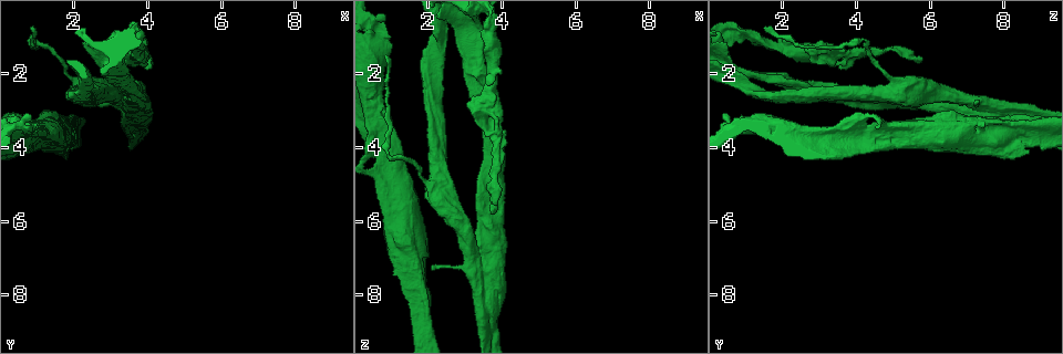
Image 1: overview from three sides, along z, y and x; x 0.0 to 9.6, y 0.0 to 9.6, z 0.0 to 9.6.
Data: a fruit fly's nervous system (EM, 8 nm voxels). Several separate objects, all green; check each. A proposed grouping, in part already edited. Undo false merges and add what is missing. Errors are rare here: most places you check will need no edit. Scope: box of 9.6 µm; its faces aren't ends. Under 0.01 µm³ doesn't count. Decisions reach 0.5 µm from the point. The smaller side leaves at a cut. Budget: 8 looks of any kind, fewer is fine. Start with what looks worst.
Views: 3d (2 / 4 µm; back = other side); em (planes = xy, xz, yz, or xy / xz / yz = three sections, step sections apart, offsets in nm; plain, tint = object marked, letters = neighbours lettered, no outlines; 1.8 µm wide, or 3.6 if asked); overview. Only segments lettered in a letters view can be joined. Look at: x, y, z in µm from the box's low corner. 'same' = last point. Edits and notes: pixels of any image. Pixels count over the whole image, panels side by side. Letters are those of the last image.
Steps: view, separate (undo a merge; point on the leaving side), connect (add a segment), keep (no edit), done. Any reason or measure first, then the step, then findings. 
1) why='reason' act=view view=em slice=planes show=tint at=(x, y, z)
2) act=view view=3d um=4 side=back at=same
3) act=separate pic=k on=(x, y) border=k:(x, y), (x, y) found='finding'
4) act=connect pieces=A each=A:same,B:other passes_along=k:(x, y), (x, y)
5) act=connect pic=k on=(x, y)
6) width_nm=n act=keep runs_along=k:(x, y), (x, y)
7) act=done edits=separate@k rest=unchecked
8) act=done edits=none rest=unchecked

why='narrows sharply' act=view view=em slice=xz step=16 show=tint at=(3.35, 2.90, 7.30)

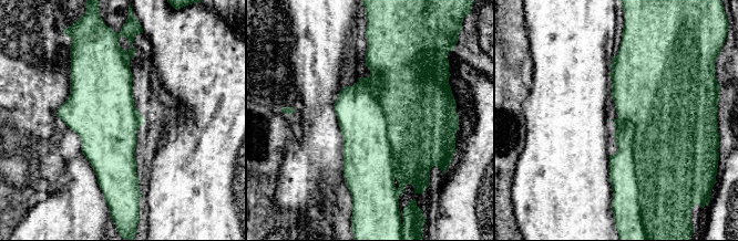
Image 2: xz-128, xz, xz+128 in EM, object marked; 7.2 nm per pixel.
act=view view=em slice=planes show=letters at=same

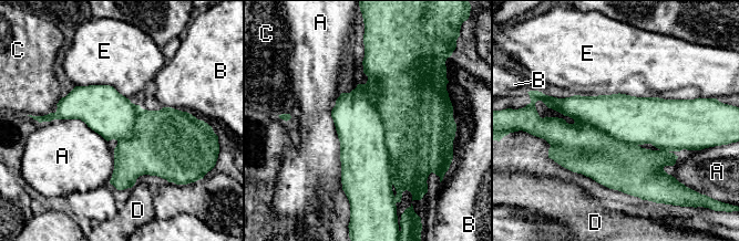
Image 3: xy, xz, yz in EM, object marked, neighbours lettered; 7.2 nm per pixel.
act=separate pic=3 on=(365, 161) each=A:other,B:other,C:other,D:other,E:other part_leaving=3:(553, 104), (625, 118), (683, 118) found='a second neuron is stuck on'

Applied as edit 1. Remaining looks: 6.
act=view view=overview

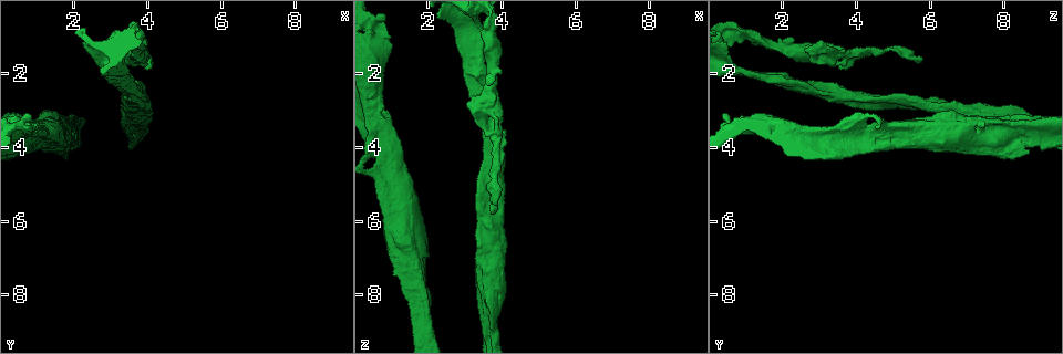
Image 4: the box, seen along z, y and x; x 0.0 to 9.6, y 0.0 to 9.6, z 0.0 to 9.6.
act=view view=em um=3.6 slice=xz step=8 show=letters at=(3.70, 1.55, 5.85)

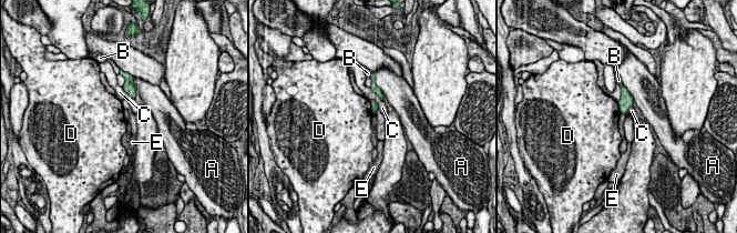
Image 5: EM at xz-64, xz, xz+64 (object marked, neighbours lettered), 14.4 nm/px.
act=view view=em um=3.6 slice=planes show=letters at=same

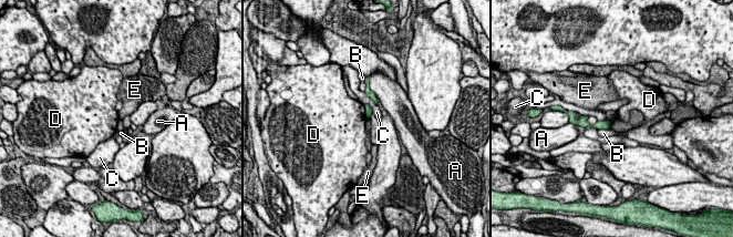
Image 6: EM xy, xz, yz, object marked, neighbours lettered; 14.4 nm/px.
width_nm=90 act=keep each=A:other,B:other,C:other,D:other,E:other runs_along=6:(582, 120), (587, 124), (607, 126) found='no lettered segment goes on from it'

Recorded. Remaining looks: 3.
why='sudden change in width' act=view view=3d um=4 at=(1.50, 3.55, 7.00)

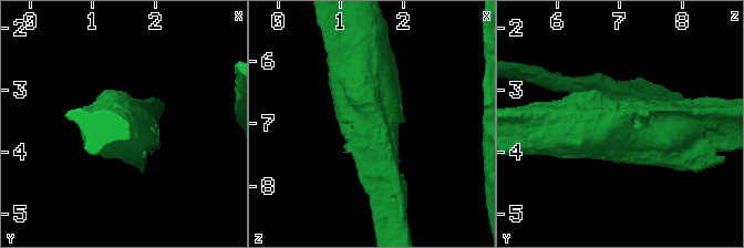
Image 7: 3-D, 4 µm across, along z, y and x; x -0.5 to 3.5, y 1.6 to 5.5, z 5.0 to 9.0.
why='now the EM' act=view view=em um=3.6 slice=planes show=tint at=(1.45, 3.55, 6.95)

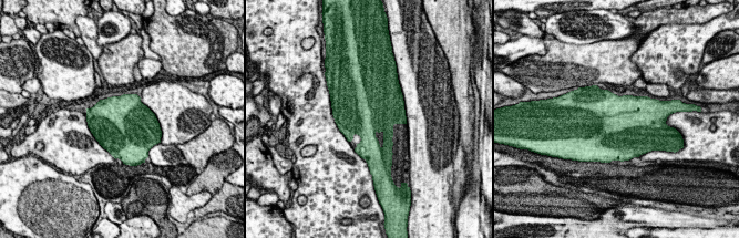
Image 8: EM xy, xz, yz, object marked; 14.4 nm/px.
act=view view=em um=3.6 slice=planes show=letters at=same

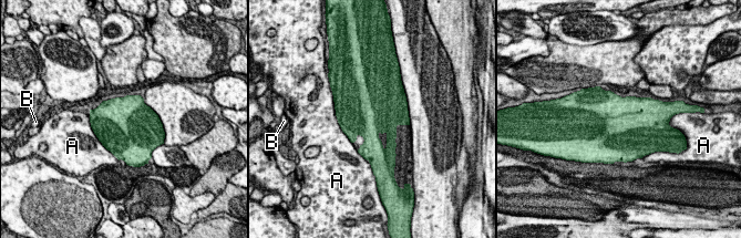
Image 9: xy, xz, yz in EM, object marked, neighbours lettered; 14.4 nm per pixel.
act=keep each=A:other,B:other border=9:(89, 112), (93, 133), (119, 159) found='continuous, no second neuron'

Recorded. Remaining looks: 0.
act=done edits=separate@3 rest=unchecked

